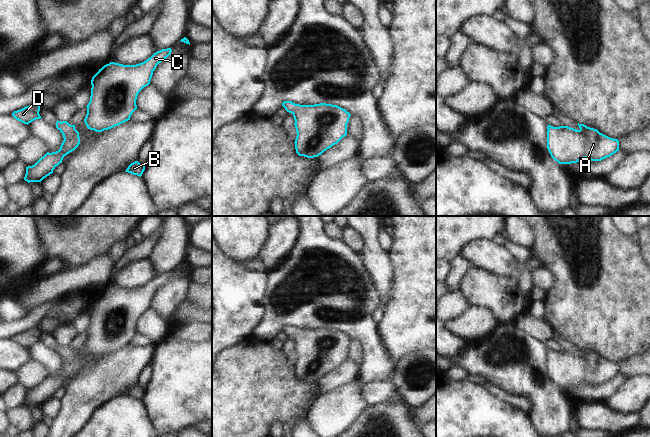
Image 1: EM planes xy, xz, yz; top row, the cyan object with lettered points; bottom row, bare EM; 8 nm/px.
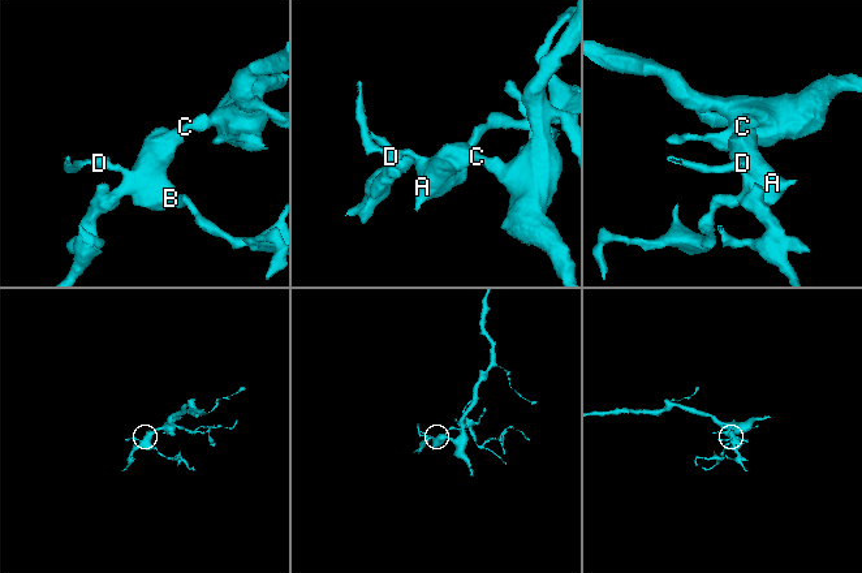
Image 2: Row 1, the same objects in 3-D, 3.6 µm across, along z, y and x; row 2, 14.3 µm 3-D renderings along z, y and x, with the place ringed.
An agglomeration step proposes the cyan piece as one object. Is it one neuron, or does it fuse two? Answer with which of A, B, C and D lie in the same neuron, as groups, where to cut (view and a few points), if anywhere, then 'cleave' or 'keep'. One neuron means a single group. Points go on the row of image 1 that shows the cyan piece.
A B C D | no cut | keep

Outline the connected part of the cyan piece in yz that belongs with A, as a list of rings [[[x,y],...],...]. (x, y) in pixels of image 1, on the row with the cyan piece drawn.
[[[579,124],[579,130],[568,126],[547,126],[547,149],[559,164],[571,164],[588,158],[601,161],[619,151],[618,139],[610,138],[597,129]]]

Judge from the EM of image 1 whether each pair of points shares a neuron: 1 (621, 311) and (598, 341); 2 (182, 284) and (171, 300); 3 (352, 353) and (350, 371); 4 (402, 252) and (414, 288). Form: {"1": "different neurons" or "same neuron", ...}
{"1": "same neuron", "2": "same neuron", "3": "different neurons", "4": "same neuron"}

